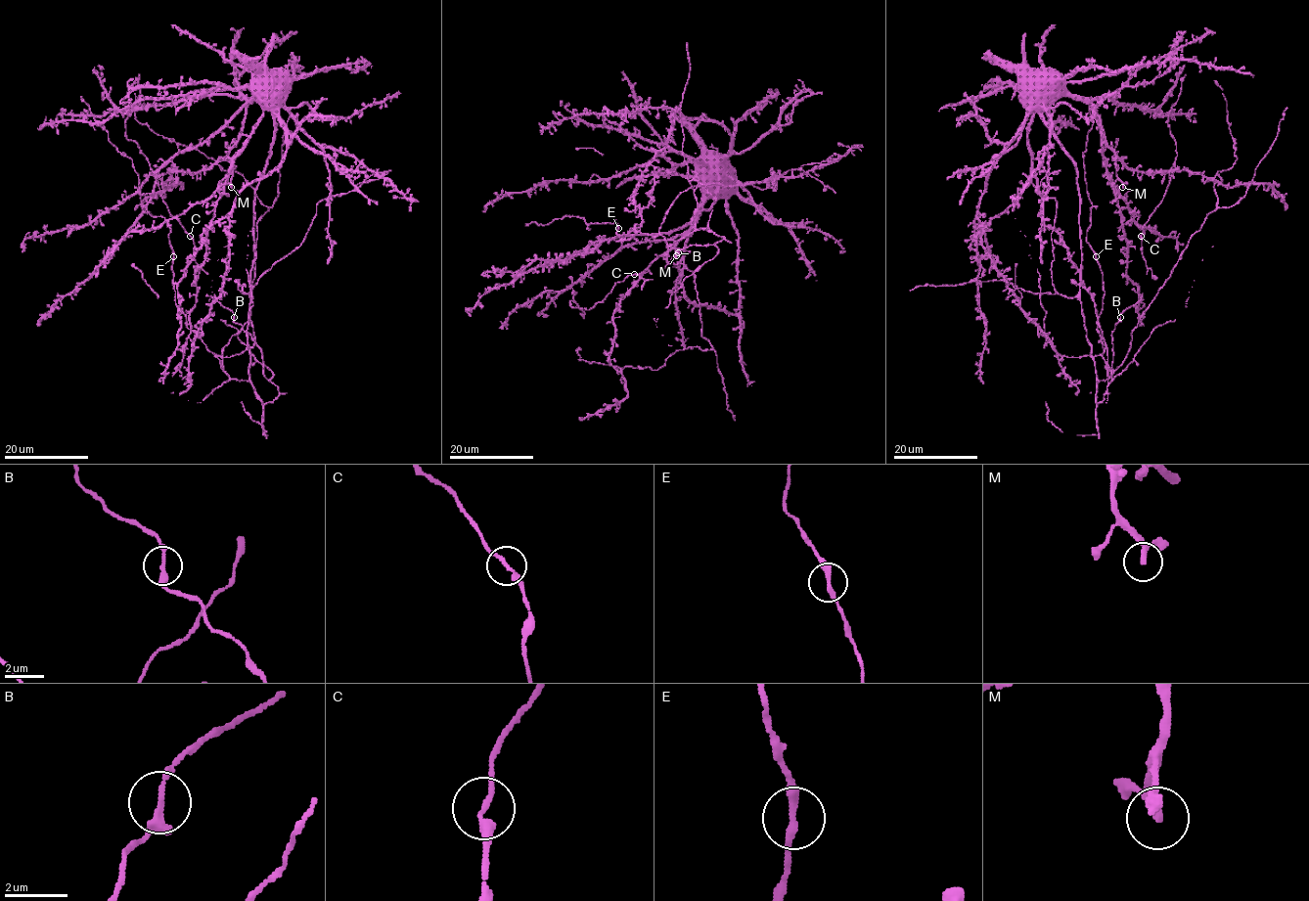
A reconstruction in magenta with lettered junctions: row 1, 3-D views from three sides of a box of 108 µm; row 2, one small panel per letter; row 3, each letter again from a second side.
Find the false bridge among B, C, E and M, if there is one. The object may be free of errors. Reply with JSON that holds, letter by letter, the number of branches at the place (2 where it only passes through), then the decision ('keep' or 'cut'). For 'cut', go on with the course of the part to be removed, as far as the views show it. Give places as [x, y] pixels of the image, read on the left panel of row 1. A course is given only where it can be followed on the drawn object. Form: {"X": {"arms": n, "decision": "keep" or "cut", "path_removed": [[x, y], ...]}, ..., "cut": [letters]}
{"B": {"arms": 2, "decision": "keep"}, "C": {"arms": 2, "decision": "keep"}, "E": {"arms": 2, "decision": "keep"}, "M": {"arms": 2, "decision": "keep"}, "cut": []}

